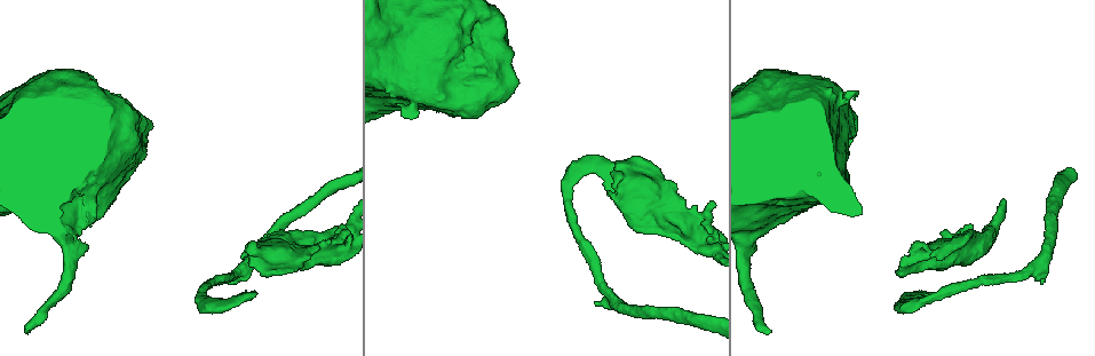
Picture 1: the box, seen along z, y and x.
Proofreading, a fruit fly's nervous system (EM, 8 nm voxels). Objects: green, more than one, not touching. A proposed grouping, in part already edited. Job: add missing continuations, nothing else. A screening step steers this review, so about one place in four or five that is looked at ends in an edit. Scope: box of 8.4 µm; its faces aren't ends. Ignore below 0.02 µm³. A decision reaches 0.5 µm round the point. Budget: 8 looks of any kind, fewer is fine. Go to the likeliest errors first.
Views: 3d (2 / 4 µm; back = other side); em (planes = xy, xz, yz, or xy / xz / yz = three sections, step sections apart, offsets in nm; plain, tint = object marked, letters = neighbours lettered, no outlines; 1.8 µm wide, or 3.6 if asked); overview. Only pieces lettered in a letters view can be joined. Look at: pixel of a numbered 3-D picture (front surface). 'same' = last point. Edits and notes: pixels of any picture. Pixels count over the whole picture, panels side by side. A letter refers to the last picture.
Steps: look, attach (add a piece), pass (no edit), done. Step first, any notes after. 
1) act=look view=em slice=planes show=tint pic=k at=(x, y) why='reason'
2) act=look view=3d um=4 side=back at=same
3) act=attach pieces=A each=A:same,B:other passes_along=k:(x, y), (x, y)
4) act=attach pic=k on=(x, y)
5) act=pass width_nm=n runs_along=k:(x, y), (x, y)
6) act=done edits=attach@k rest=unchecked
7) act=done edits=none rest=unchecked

act=look view=em slice=planes show=letters pic=1 at=(595, 302) why='branch stops here'

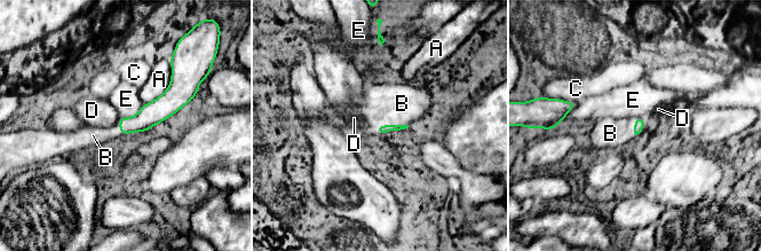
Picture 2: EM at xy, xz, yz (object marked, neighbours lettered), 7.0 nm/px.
act=attach pieces=B longest_contact=A:340nm each=A:other,B:same,C:other,D:other,E:other found='the cell continues'

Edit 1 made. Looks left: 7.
act=look view=3d um=4 pic=1 at=(27, 333) why='free end'

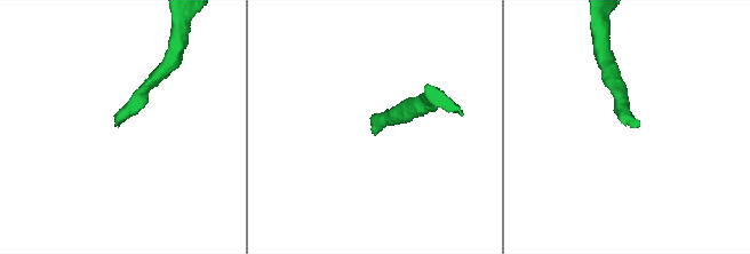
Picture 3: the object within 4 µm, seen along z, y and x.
act=look view=em slice=xy step=8 show=letters pic=3 at=(638, 124)

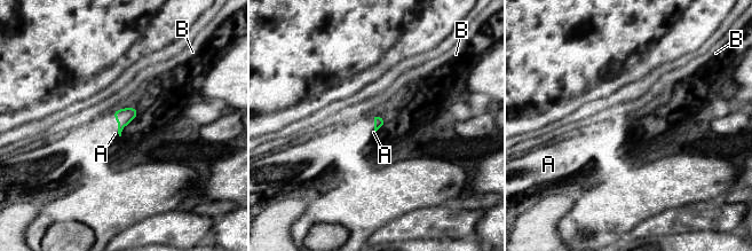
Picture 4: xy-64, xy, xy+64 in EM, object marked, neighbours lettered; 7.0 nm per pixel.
act=look view=em slice=planes show=letters at=same

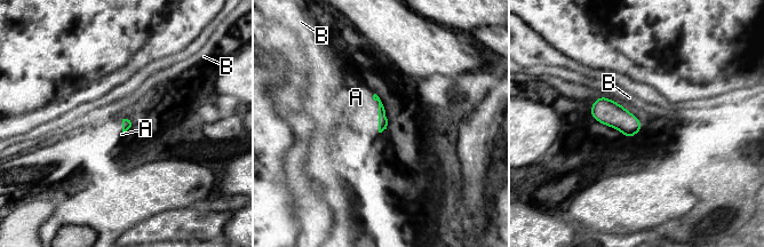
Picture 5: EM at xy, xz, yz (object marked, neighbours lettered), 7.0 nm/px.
act=attach pieces=A each=A:same,B:other passes_along=5:(382, 117), (379, 112), (356, 97) found='it goes on there'

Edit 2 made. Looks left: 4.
act=look view=overview why='redraw'

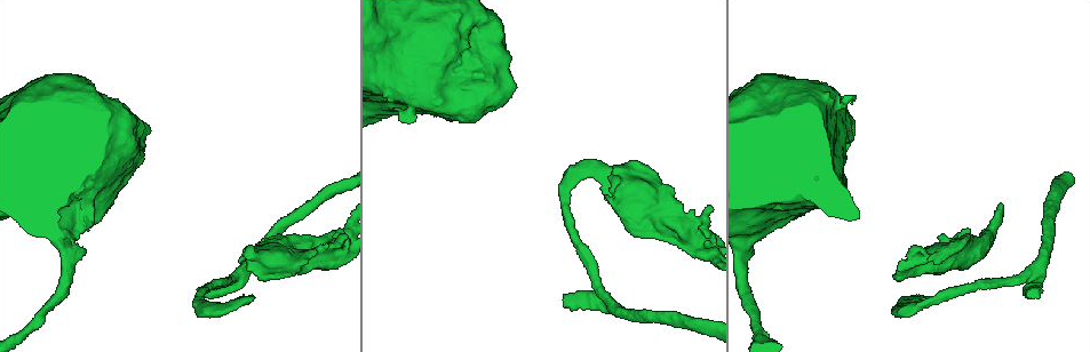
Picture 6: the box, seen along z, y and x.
act=look view=3d um=2 pic=6 at=(83, 252) why='stops while still wide'

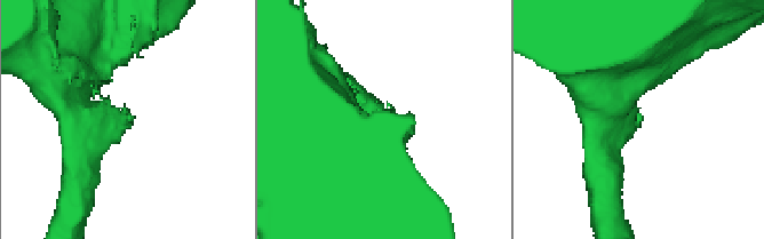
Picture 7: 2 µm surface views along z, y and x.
act=look view=em slice=planes show=letters pic=7 at=(641, 124)

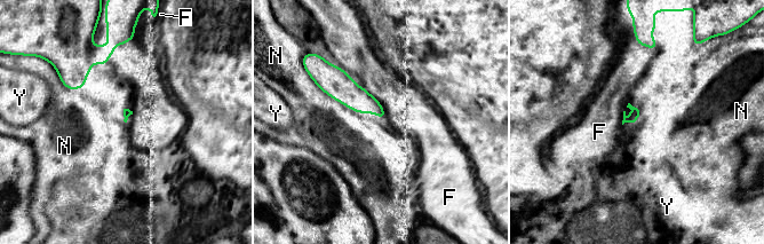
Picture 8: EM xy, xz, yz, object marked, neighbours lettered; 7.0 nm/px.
act=pass longest_contact=F:190nm each=F:other,N:other,Y:other border=8:(363, 87), (382, 105) found='no lettered piece goes on from it'

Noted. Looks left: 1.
act=done edits=attach@2,attach@5 rest=unchecked

